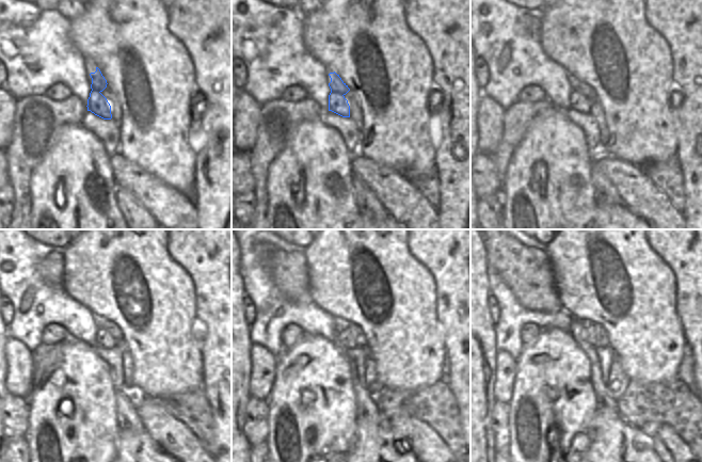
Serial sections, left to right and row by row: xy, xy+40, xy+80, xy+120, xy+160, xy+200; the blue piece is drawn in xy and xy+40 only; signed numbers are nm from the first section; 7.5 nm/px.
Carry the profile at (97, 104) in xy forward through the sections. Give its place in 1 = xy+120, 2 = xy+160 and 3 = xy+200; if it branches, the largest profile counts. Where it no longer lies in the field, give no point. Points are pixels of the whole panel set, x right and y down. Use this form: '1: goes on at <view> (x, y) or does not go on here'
1: goes on at xy+120 (108, 335)
2: goes on at xy+160 (349, 335)
3: goes on at xy+200 (594, 334)

